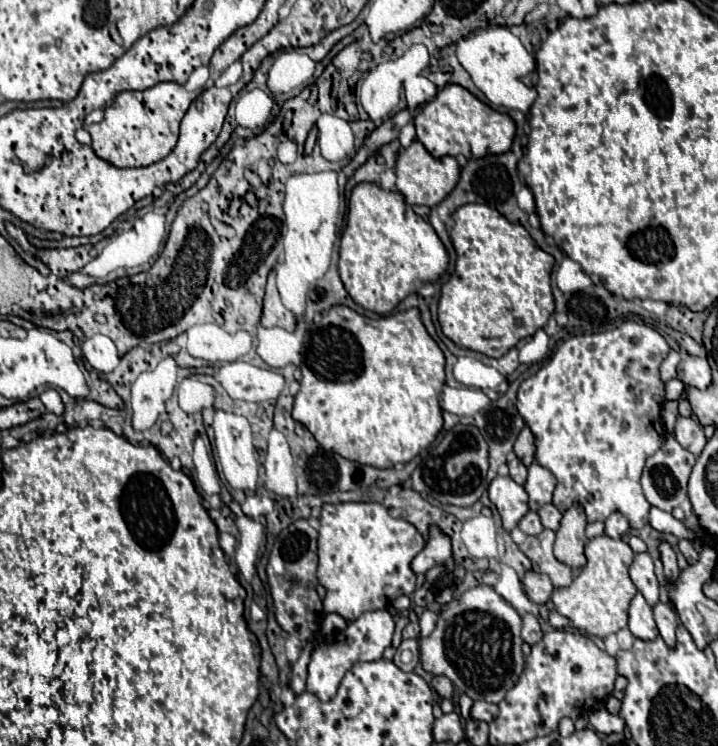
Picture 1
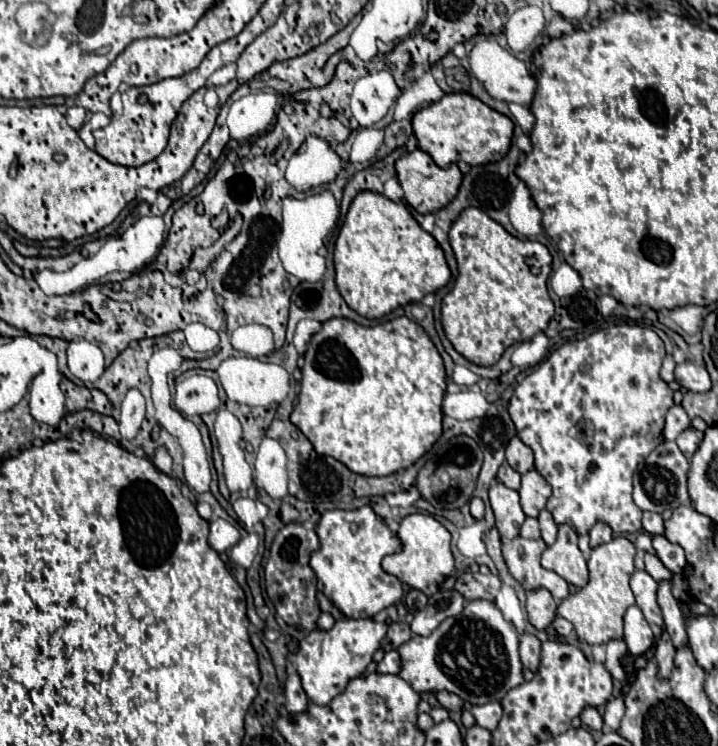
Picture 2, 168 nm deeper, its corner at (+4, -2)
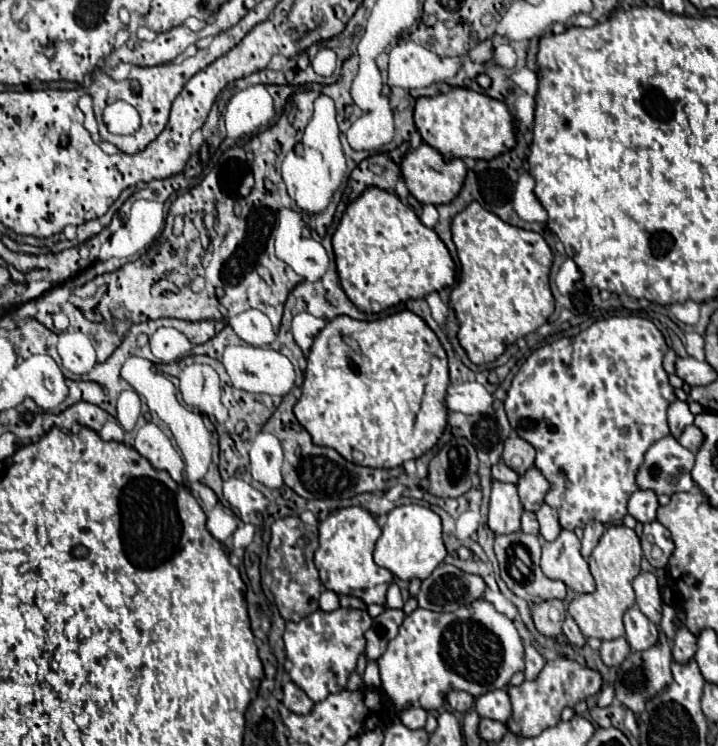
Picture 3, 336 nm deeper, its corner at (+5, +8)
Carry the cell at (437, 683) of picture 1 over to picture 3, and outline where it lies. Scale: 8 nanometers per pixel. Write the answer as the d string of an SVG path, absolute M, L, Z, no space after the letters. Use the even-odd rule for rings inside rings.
M450 691L446 699L448 699L450 707L456 709L456 711L460 711L460 713L470 711L472 705L474 705L474 697L470 693L464 693L464 691Z

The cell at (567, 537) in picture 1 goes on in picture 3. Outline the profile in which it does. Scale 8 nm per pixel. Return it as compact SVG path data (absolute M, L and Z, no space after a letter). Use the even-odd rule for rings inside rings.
M562 531L556 541L542 545L540 569L548 579L562 581L574 593L592 593L596 589L588 563L580 555L580 541L572 531Z

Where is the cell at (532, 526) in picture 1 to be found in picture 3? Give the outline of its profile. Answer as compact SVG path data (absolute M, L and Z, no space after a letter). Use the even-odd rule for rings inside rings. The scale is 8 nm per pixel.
M526 511L522 515L522 531L524 533L532 533L532 535L538 535L538 521L536 521L536 515Z

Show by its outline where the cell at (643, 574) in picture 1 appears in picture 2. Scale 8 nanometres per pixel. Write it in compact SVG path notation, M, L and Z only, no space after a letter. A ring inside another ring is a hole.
M635 571L631 575L631 589L635 593L637 605L641 607L645 619L651 625L663 625L663 617L661 617L661 609L657 605L655 593L657 593L657 581L647 573L647 571Z

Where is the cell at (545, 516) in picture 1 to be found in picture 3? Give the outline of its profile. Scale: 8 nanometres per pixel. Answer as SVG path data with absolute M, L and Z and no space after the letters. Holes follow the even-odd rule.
M544 503L544 505L538 509L536 517L538 517L538 523L540 523L540 535L542 535L546 541L554 541L554 539L560 535L560 531L562 531L562 527L560 527L560 523L558 523L558 513L556 513L556 509L552 509L550 505Z

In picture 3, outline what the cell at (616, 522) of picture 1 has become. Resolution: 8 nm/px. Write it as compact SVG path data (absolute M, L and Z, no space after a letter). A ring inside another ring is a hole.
M590 521L586 527L584 527L584 537L582 537L582 557L588 559L588 555L592 553L592 549L596 547L596 543L600 541L604 533L604 525L598 523L598 521Z

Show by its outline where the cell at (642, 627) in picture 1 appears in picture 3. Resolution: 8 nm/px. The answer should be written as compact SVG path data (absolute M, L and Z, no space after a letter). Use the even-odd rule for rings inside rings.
M638 607L626 611L624 627L626 627L626 639L634 651L644 651L656 645L656 635L652 633L652 625Z

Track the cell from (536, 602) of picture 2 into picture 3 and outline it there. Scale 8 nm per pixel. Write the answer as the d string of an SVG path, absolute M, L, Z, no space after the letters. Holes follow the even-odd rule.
M552 599L552 601L542 601L532 607L532 619L536 629L544 637L558 637L562 633L562 623L566 619L566 609L562 601Z

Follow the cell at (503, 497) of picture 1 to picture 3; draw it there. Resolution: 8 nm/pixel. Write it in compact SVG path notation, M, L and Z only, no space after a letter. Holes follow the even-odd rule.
M494 481L490 495L488 527L494 533L516 533L520 531L520 517L524 507L518 499L516 485Z

